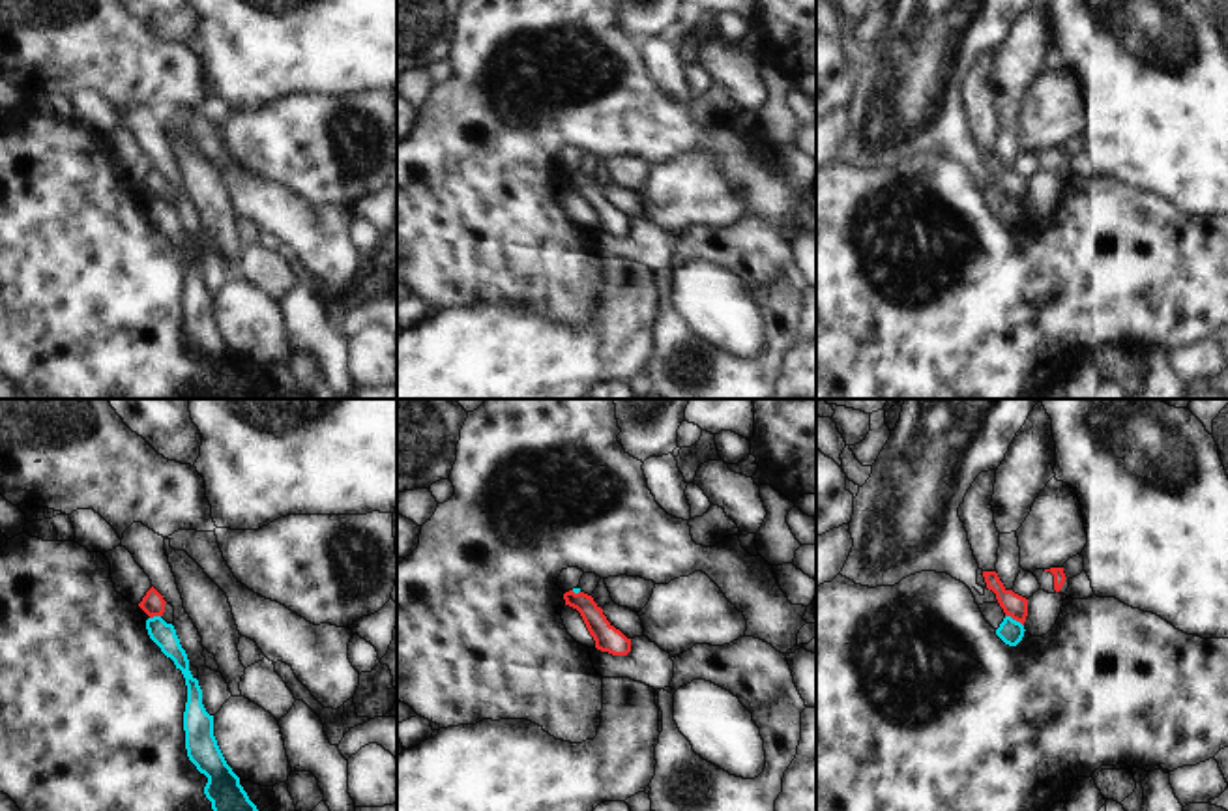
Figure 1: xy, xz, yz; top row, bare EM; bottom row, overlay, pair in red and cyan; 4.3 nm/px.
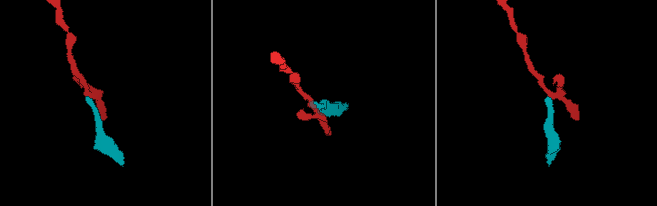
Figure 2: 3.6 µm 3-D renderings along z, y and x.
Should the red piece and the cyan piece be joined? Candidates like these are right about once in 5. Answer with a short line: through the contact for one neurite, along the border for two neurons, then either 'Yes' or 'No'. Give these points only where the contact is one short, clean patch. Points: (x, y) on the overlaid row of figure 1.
Line: yz (1006, 615), (1023, 626). No

